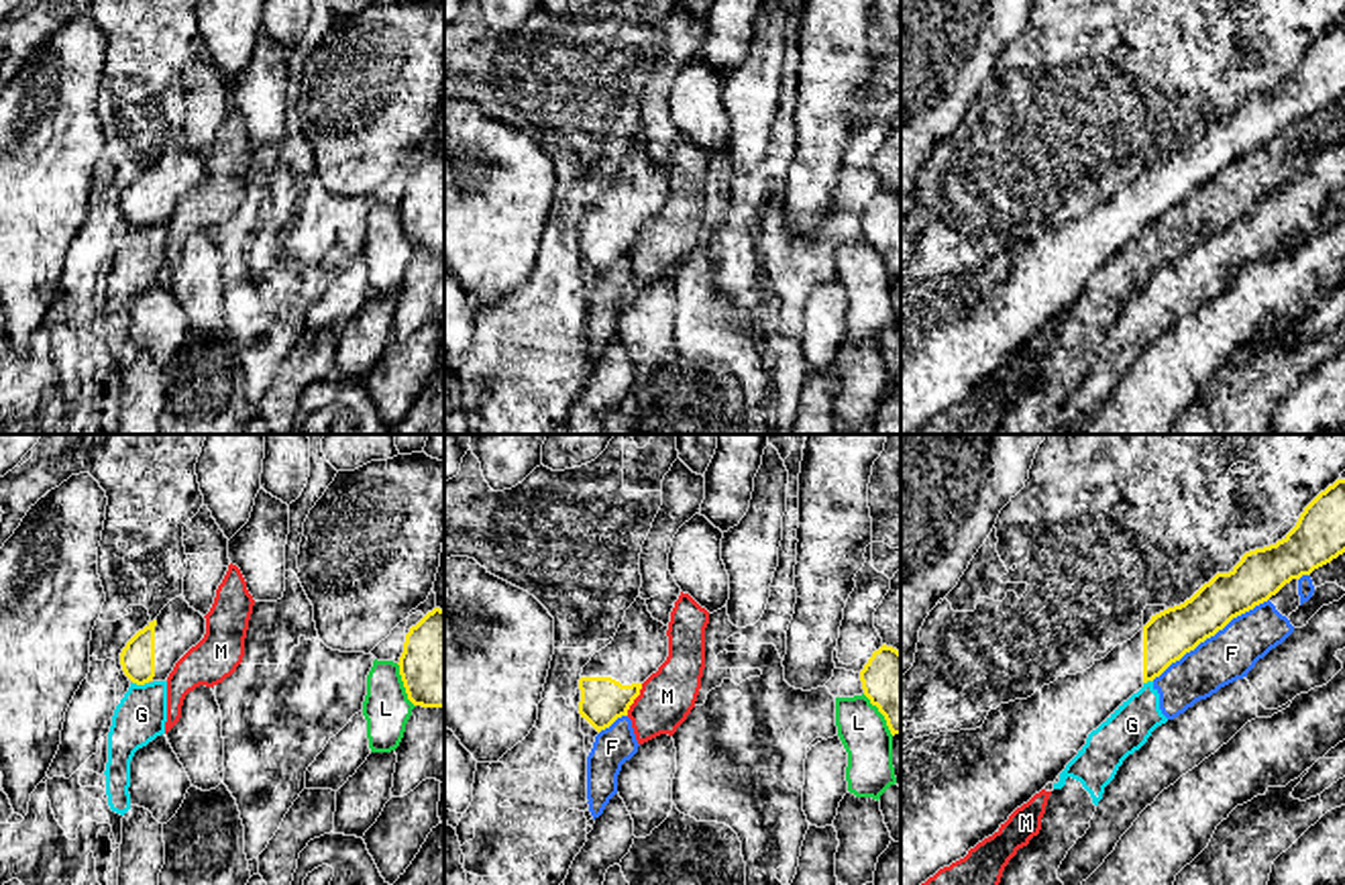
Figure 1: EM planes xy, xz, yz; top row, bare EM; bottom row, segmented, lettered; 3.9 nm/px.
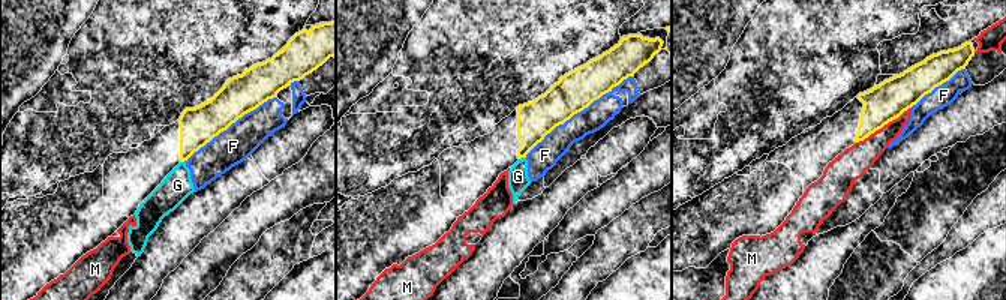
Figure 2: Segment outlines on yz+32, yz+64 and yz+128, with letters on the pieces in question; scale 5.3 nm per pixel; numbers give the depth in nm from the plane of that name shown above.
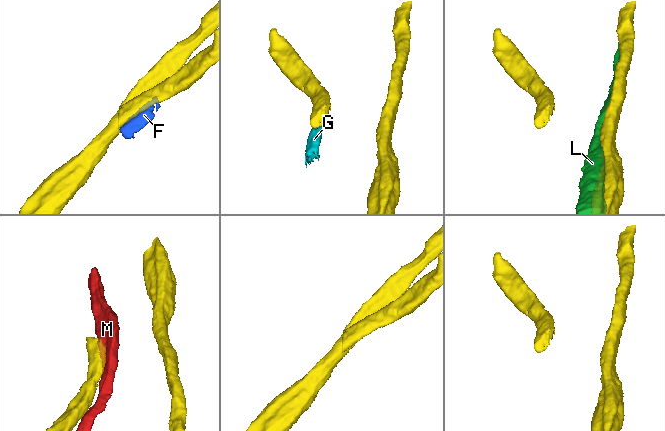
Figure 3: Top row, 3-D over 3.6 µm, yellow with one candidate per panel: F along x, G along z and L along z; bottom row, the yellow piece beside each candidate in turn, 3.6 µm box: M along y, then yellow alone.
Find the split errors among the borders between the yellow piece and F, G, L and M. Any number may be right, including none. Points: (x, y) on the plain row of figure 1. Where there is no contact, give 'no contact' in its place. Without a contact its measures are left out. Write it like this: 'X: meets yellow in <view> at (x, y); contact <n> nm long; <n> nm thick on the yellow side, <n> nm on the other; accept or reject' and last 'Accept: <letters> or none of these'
F: meets yellow in yz at (1209, 180); contact 550 nm long; 190 nm thick on the yellow side, 200 nm on the other; reject
G: meets yellow in xy at (141, 227); contact 60 nm long; 140 nm thick on the yellow side, 200 nm on the other; reject
L: meets yellow in xy at (404, 229); contact 190 nm long; 340 nm thick on the yellow side, 190 nm on the other; reject
M: meets yellow in xz at (634, 241); contact 140 nm long; 180 nm thick on the yellow side, 220 nm on the other; reject
Accept: none of these

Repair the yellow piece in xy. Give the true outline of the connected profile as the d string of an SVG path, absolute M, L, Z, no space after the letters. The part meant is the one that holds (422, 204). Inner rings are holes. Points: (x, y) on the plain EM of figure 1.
M434 151L410 171L397 208L414 249L444 251L444 153Z

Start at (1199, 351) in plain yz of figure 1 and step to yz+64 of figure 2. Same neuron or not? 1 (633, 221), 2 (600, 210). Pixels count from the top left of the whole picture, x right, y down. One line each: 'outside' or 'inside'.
1: outside
2: inside

